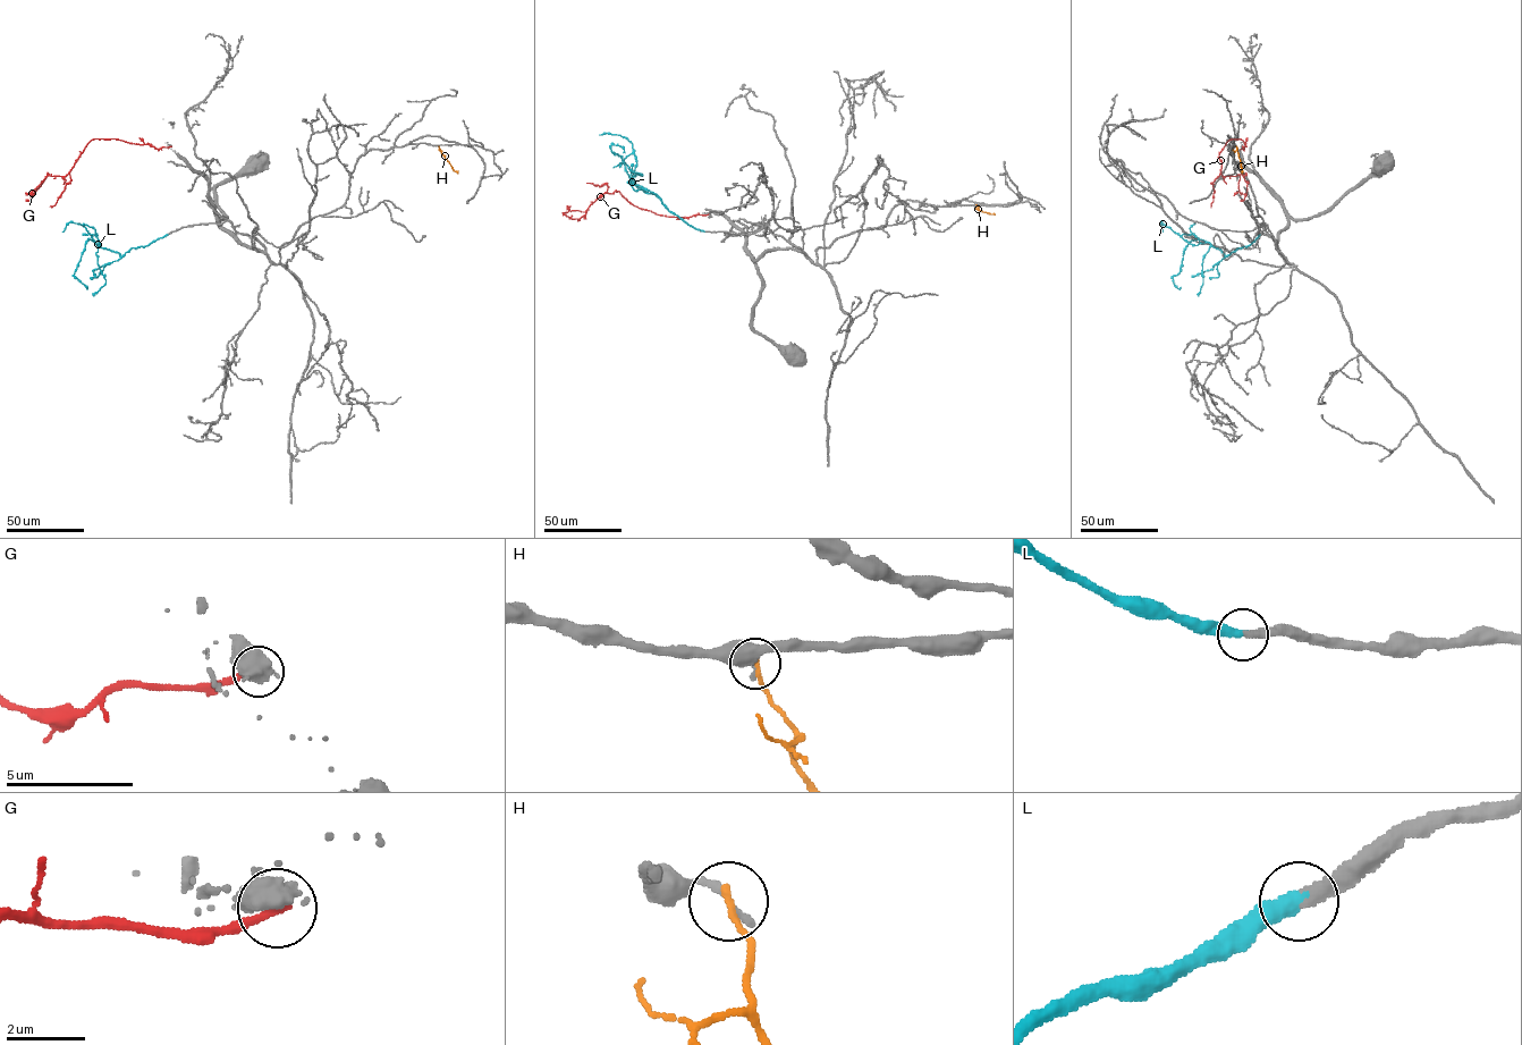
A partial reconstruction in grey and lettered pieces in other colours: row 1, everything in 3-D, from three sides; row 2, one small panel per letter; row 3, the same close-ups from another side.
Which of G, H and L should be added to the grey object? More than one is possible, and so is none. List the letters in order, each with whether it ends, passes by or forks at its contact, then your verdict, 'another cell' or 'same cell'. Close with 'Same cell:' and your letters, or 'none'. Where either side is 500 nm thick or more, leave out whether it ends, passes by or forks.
G: another cell
H: it ends; another cell
L: it ends; same cell
Same cell: L

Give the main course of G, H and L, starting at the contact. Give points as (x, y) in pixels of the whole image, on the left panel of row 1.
G: (170, 146), (157, 149), (116, 138), (92, 138), (67, 174), (49, 174), (26, 199)
H: (439, 145), (458, 173)
L: (168, 234), (146, 245), (132, 247), (123, 255), (89, 239), (74, 275), (87, 287)

